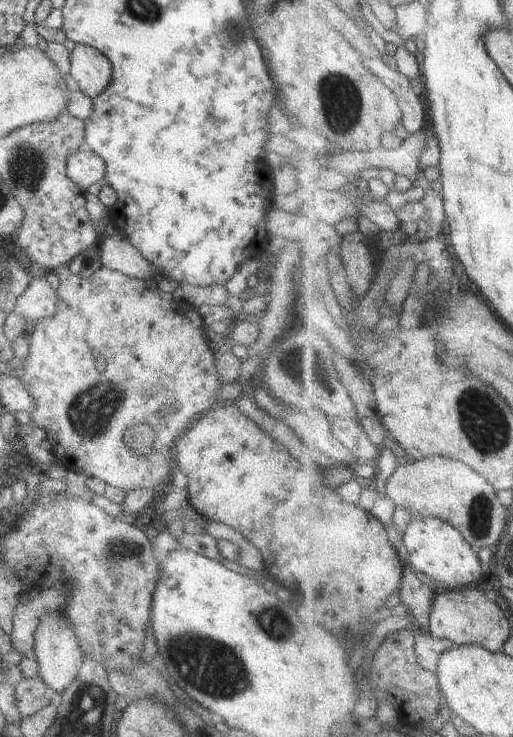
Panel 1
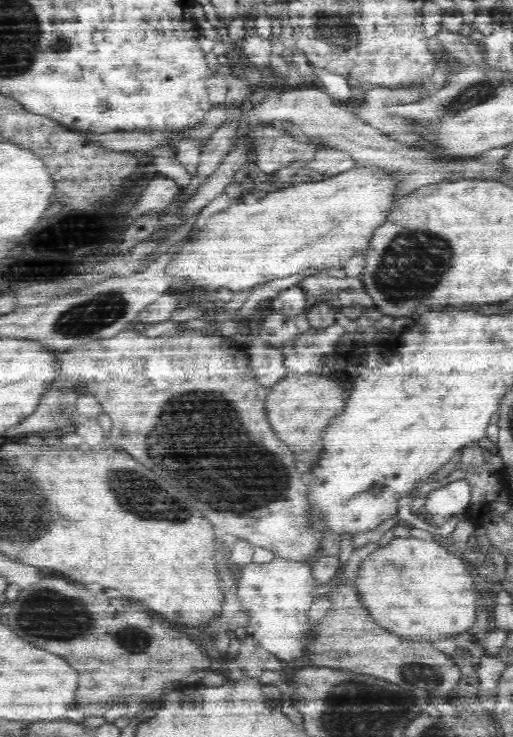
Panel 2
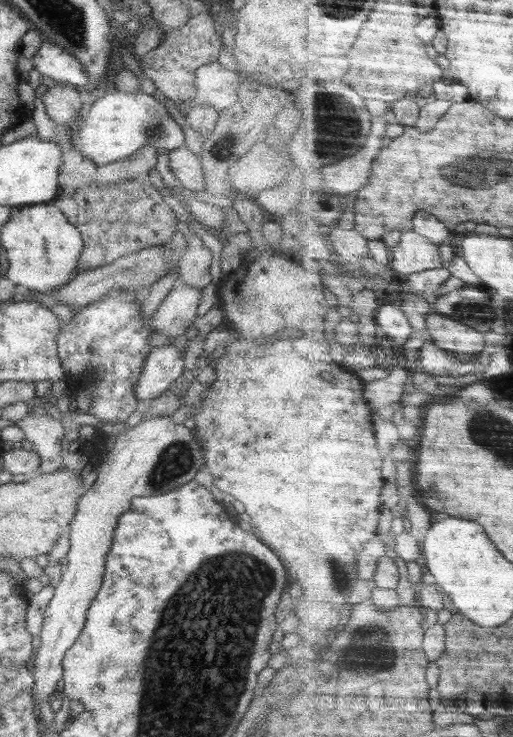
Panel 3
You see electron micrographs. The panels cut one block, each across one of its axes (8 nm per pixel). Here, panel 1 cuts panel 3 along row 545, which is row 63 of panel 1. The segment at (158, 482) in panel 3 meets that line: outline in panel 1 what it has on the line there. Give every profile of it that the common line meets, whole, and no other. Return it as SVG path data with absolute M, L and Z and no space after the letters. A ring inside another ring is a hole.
M76 43L69 54L70 80L75 89L82 91L90 99L100 96L110 84L112 65L99 50Z

